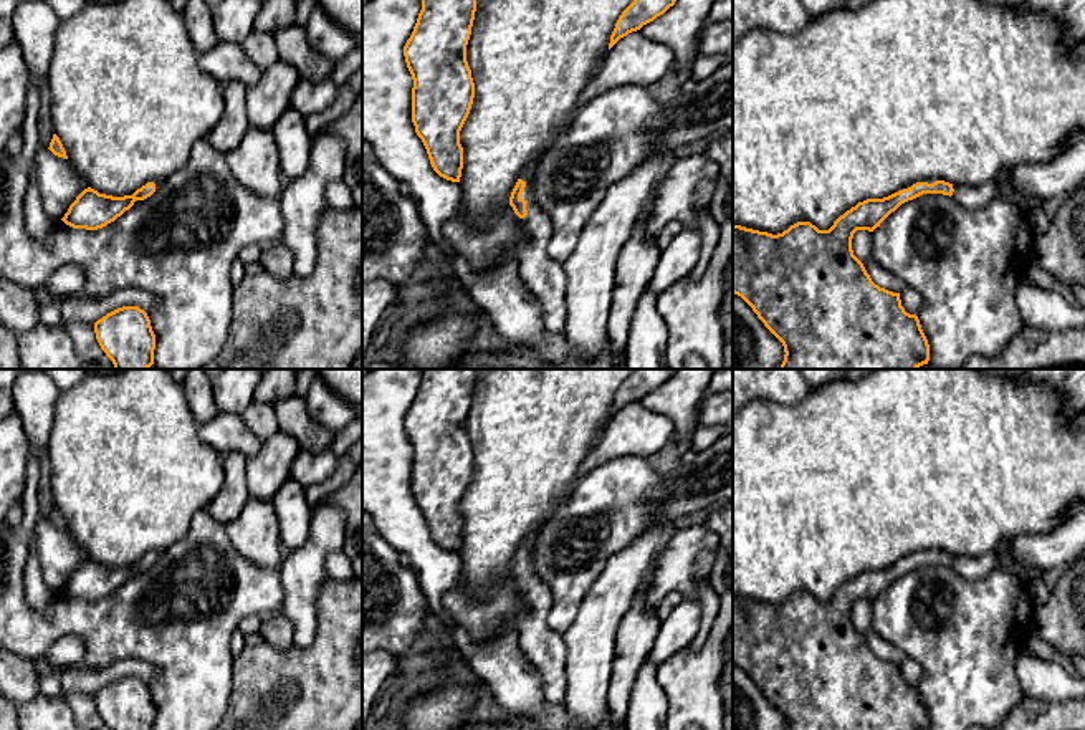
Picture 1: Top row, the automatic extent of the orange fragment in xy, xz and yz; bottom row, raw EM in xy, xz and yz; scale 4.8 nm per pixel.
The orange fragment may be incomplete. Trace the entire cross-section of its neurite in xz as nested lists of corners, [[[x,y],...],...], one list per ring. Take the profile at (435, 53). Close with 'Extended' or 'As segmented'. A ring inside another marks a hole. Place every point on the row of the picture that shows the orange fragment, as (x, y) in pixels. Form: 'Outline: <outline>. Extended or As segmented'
Outline: [[[422,0],[422,10],[404,46],[413,79],[412,122],[433,170],[460,182],[463,147],[460,131],[470,114],[475,83],[466,45],[476,0]]]. As segmented

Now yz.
Outline: [[[1004,169],[994,182],[984,185],[953,185],[938,179],[908,184],[888,197],[858,202],[840,215],[829,230],[819,230],[810,222],[797,222],[782,233],[772,235],[733,225],[733,293],[741,296],[782,343],[786,354],[779,369],[918,369],[928,364],[930,344],[918,316],[905,311],[900,293],[875,285],[852,250],[852,238],[857,230],[873,232],[901,204],[923,194],[949,195],[971,210],[986,207],[994,200],[1007,200],[1027,214],[1044,204],[1037,197],[1019,192],[1011,182],[1011,169]]]. Extended

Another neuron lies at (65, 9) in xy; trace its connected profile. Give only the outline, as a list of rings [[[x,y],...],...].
[[[45,0],[45,2],[53,8],[53,12],[63,22],[79,13],[88,0]]]

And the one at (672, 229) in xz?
[[[678,220],[668,222],[668,223],[662,228],[662,232],[660,232],[658,238],[657,238],[658,247],[660,247],[662,250],[663,250],[665,247],[668,247],[668,243],[681,232],[681,228],[683,228],[683,223],[681,223],[681,222],[678,222]]]

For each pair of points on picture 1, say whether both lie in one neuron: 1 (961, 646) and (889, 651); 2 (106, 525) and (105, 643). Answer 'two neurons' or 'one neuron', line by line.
1: two neurons
2: two neurons

